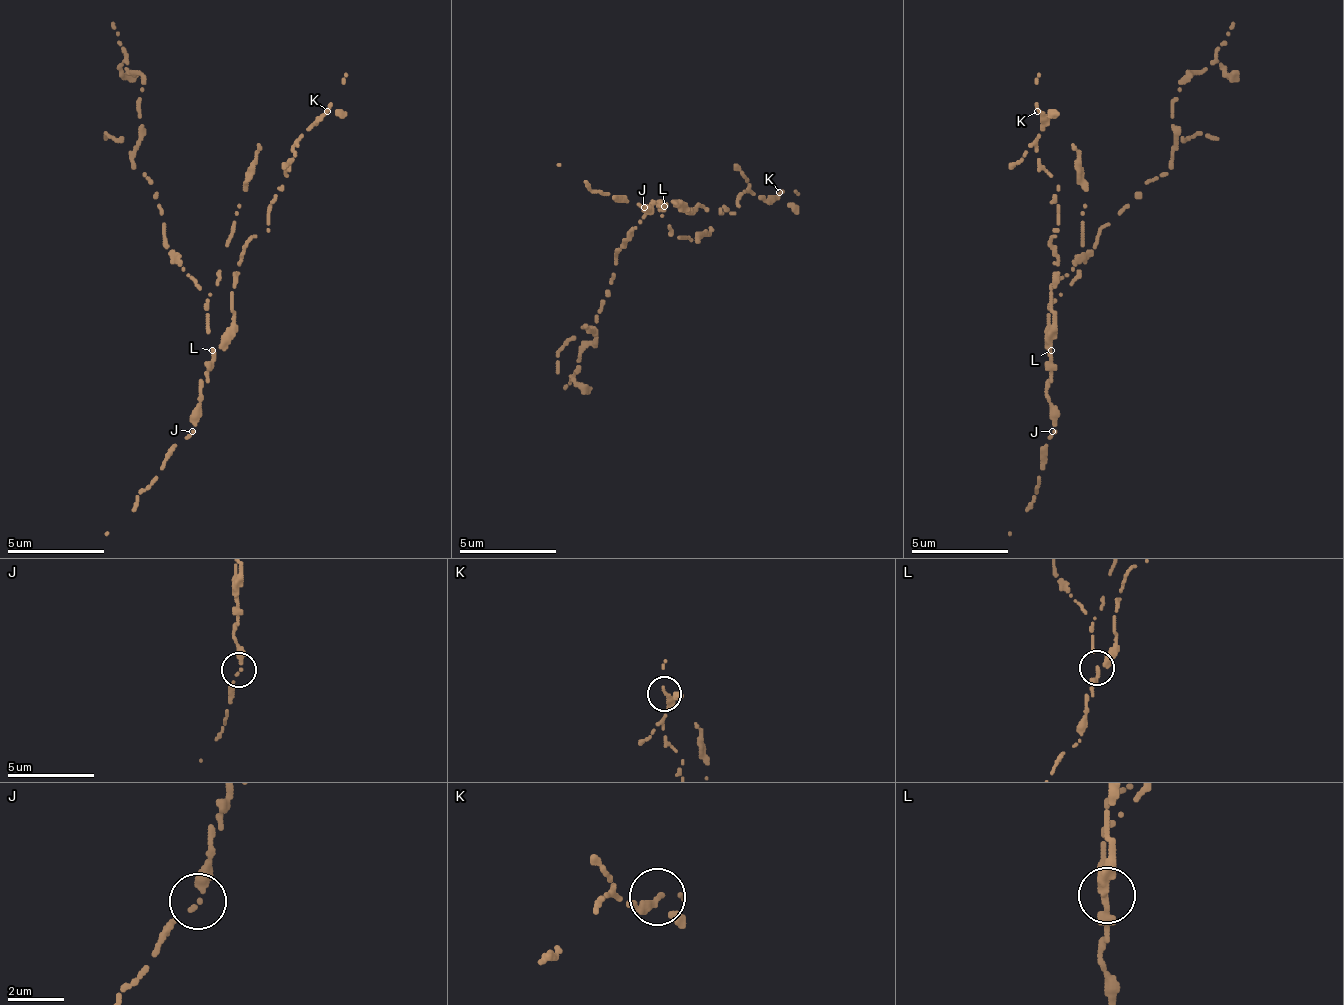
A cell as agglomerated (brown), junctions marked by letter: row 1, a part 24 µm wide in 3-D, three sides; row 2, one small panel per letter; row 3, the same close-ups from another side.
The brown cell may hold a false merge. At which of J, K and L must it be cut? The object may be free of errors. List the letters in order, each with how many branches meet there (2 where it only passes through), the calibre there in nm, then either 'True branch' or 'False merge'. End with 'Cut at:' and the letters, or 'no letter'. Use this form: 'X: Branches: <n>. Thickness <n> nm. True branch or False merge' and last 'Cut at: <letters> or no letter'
J: Branches: 2. Thickness 200 nm. True branch
K: Branches: 2. Thickness 200 nm. True branch
L: Branches: 2. Thickness 260 nm. False merge
Cut at: L

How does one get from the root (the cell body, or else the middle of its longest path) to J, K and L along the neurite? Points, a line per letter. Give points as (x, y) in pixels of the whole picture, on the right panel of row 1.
J: (1052, 286), (1052, 310), (1047, 315), (1047, 349), (1052, 354), (1047, 402), (1052, 407), (1052, 431)
K: (1052, 286), (1047, 334), (1057, 266), (1052, 242), (1057, 184), (1037, 160), (1042, 130), (1037, 111)
L: (1052, 286), (1052, 310), (1047, 315), (1047, 349), (1052, 349)

